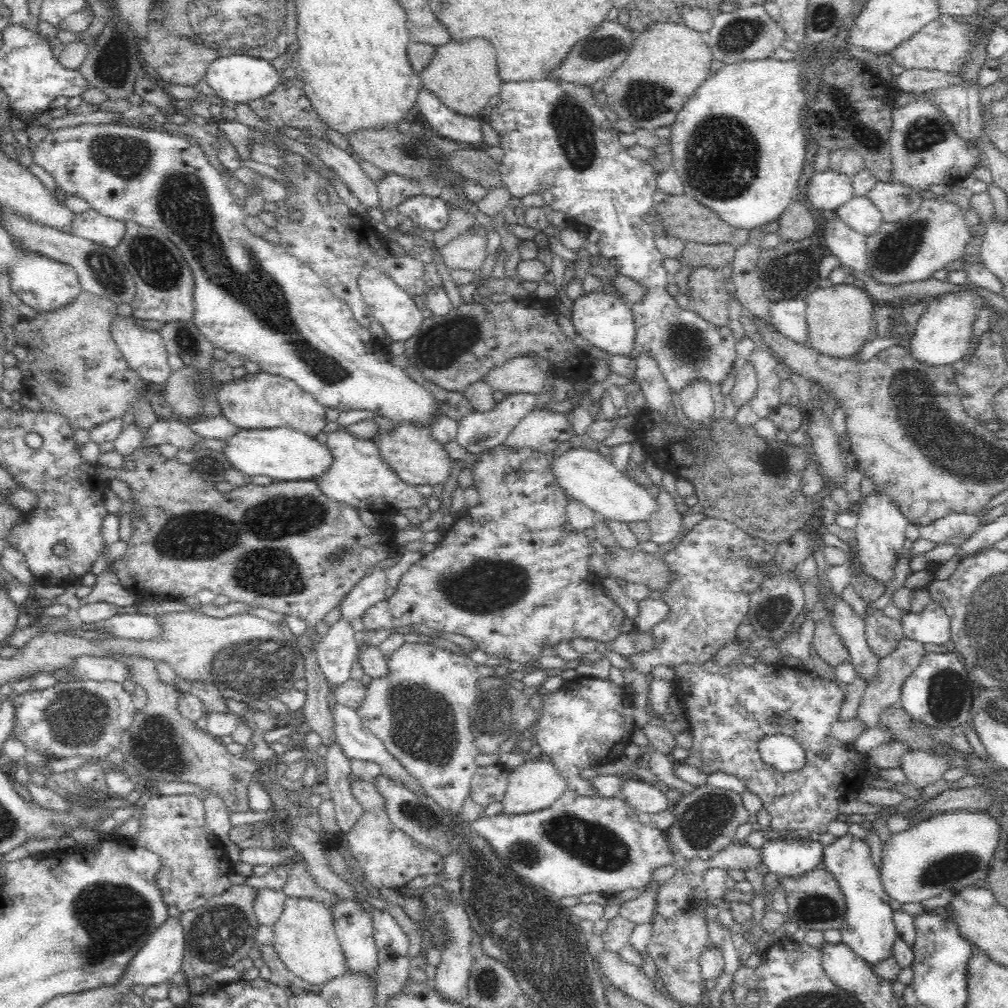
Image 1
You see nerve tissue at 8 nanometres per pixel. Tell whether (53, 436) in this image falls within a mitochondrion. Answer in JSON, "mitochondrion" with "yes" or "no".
{"mitochondrion":"no"}

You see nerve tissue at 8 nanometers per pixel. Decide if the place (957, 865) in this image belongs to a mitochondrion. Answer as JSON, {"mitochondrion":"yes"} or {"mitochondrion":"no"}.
{"mitochondrion":"yes"}

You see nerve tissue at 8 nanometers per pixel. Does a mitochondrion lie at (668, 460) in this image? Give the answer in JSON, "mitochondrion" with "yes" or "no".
{"mitochondrion":"no"}

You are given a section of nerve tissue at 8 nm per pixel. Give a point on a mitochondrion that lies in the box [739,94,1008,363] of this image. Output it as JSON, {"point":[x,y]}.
{"point":[895,250]}

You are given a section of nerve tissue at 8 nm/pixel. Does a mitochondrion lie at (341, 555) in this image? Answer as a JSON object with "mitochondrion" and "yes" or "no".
{"mitochondrion":"yes"}

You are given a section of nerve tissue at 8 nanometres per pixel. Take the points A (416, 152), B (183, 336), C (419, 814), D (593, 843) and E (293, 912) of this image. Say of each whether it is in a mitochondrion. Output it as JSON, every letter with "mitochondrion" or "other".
{"A":"mitochondrion","B":"mitochondrion","C":"mitochondrion","D":"mitochondrion","E":"other"}

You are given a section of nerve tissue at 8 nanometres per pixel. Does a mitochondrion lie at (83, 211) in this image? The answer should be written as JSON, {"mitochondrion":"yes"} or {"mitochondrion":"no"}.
{"mitochondrion":"no"}

